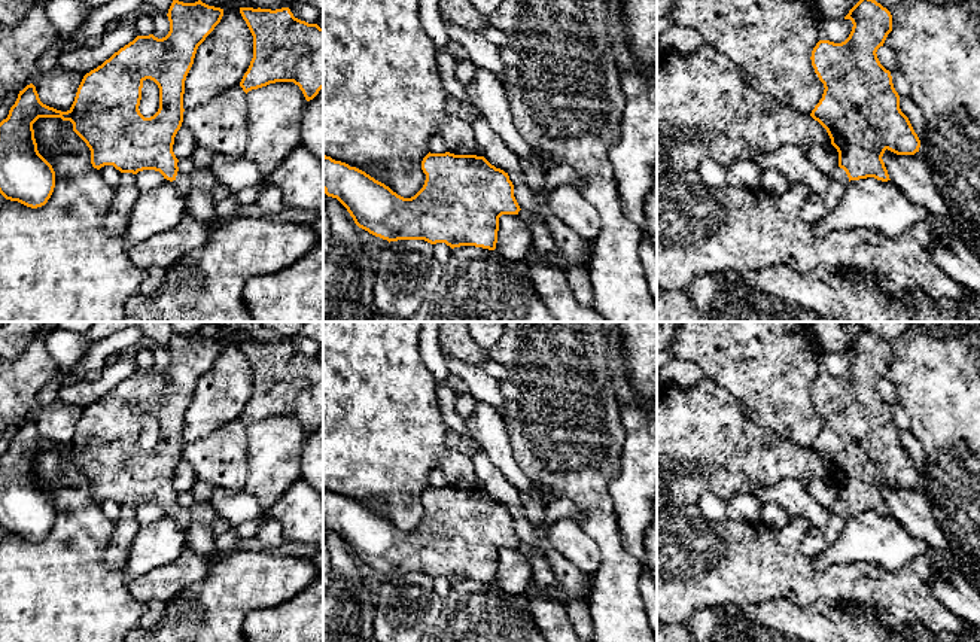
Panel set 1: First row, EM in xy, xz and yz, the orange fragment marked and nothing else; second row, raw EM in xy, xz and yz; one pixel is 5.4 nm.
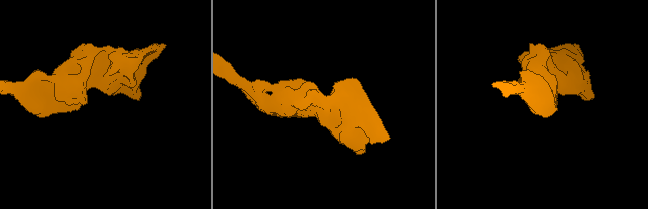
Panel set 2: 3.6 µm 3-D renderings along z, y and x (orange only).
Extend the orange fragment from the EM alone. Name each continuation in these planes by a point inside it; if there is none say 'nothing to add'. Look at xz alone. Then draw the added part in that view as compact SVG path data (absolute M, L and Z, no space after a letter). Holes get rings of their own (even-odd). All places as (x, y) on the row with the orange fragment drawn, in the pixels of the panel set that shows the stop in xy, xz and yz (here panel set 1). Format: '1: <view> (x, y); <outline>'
nothing to add

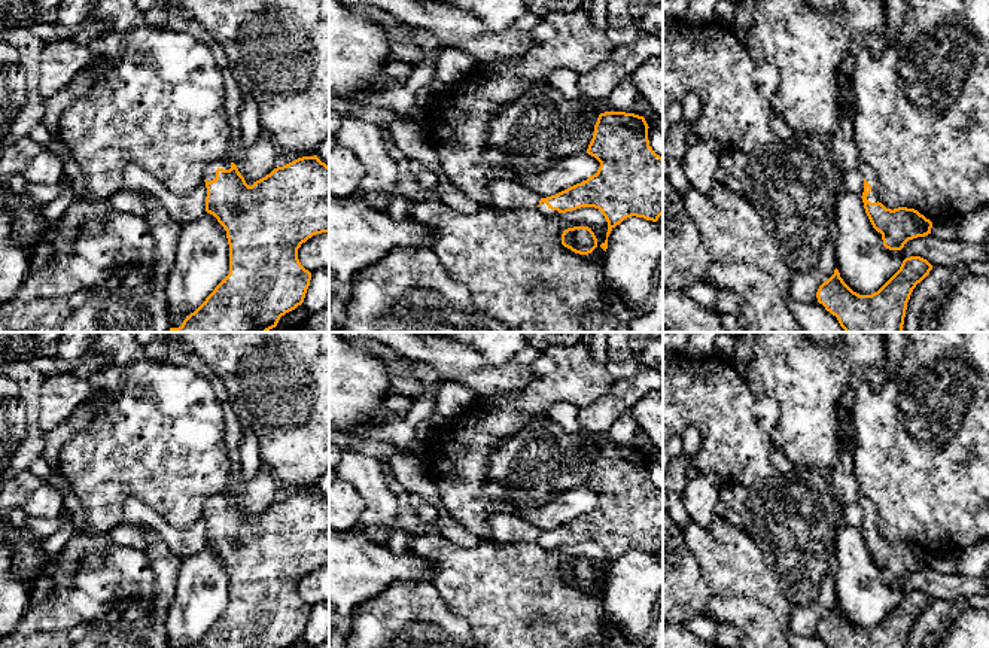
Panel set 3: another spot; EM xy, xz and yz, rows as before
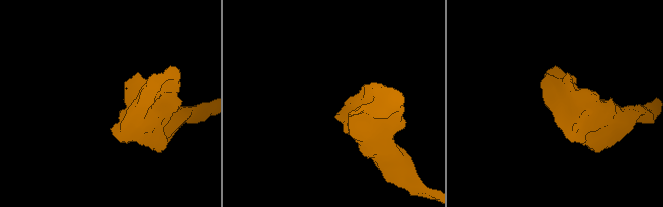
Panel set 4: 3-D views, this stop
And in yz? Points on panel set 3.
1: yz (843, 146); M886 25L876 34L859 34L852 40L852 52L846 55L845 61L839 67L839 109L840 121L837 131L831 136L831 150L840 162L849 162L858 167L865 179L870 183L871 192L867 200L870 203L877 203L876 195L876 174L874 171L859 158L855 139L853 139L853 95L852 95L852 72L855 67L856 54L861 49L868 49L873 55L882 54L886 37Z

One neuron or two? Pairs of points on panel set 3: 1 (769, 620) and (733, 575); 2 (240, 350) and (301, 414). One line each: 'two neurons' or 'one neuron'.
1: one neuron
2: one neuron

